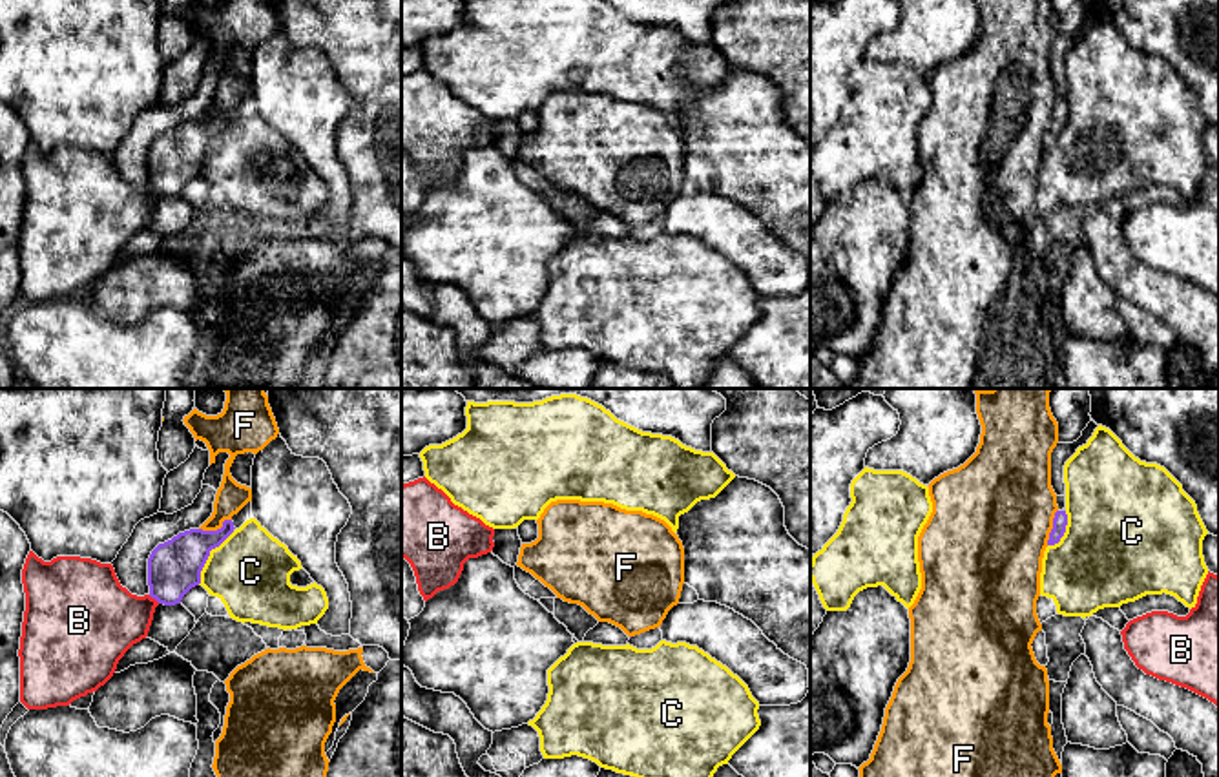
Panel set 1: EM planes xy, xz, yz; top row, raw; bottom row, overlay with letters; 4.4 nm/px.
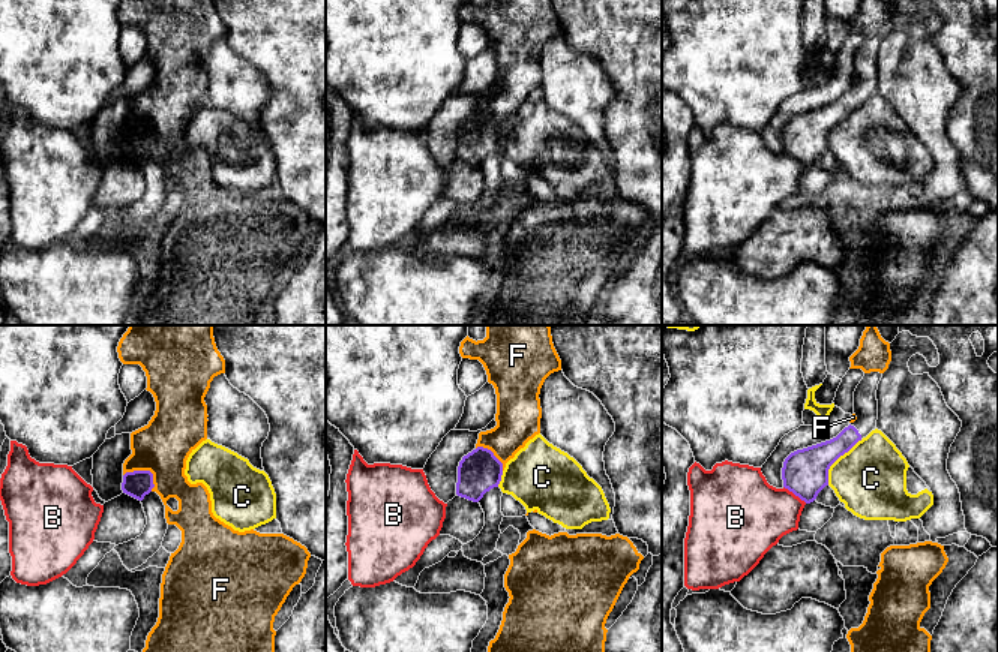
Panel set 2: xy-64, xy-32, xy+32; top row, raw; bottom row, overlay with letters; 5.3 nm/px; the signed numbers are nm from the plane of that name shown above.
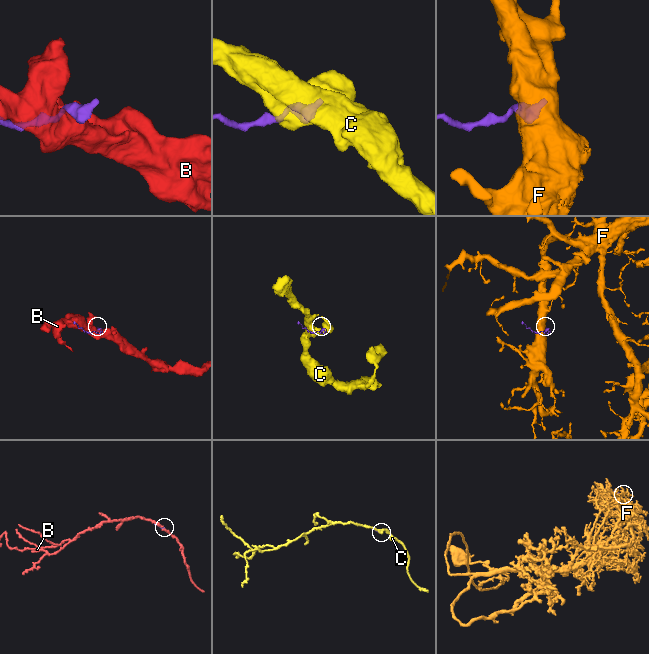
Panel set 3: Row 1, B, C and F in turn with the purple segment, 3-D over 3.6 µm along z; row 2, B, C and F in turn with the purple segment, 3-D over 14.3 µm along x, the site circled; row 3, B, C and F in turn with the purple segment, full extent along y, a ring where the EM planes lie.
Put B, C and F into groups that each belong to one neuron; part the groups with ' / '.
B / C / F

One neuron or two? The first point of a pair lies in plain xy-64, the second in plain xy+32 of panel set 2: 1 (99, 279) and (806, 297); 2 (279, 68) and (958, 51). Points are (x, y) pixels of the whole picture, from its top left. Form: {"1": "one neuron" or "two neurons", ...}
{"1": "one neuron", "2": "one neuron"}

